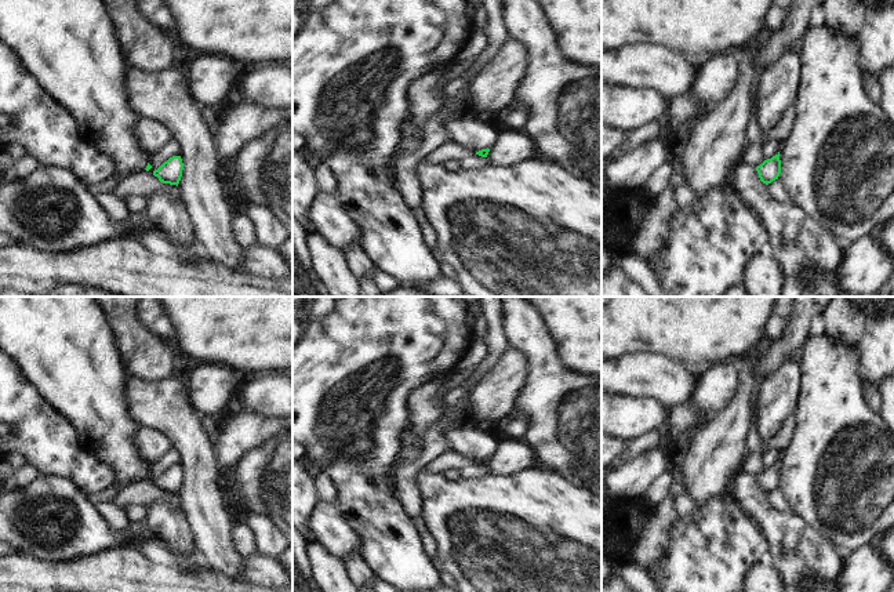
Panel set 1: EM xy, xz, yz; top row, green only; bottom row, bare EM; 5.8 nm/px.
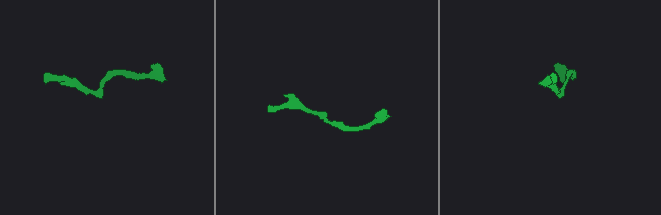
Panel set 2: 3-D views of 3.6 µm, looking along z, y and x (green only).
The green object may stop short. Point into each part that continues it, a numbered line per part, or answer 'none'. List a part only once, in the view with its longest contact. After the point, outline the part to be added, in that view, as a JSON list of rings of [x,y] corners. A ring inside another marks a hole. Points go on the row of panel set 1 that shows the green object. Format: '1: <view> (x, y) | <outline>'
none

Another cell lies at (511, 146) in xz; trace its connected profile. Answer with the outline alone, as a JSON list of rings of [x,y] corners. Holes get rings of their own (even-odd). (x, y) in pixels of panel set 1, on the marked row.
[[[498,130],[498,137],[490,148],[487,161],[494,167],[509,167],[535,155],[535,144],[522,131]]]

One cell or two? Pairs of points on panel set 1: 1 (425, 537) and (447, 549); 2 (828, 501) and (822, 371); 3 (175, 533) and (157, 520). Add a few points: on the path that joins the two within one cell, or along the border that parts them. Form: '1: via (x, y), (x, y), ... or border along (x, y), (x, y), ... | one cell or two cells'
1: border along (420, 516), (436, 545), (435, 560) | two cells
2: via (828, 469), (827, 403) | one cell
3: via (171, 529), (162, 520) | one cell

